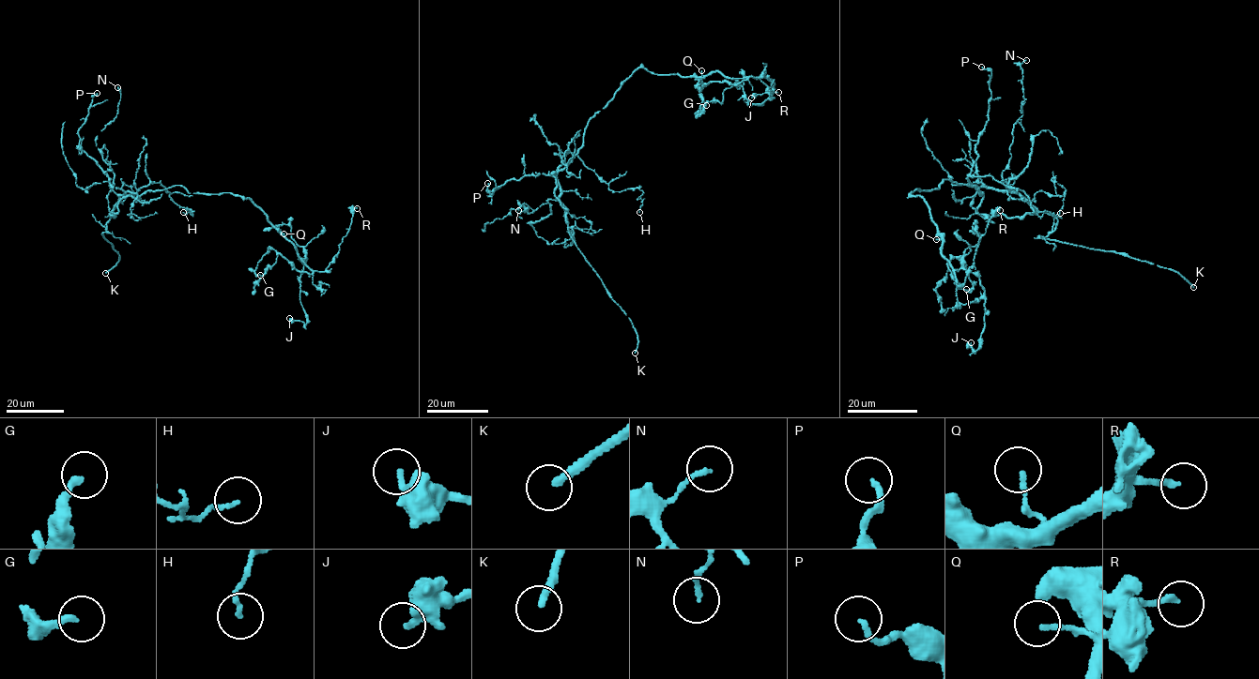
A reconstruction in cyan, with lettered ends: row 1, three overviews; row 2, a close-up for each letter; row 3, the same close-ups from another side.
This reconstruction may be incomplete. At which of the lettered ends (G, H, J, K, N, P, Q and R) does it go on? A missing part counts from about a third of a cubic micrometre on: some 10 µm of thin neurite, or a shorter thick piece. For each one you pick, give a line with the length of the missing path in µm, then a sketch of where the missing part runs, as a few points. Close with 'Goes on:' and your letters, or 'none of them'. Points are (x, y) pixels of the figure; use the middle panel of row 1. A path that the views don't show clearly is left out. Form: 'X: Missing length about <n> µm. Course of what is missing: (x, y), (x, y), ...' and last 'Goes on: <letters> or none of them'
K: Missing length about 70 µm
Goes on: K

